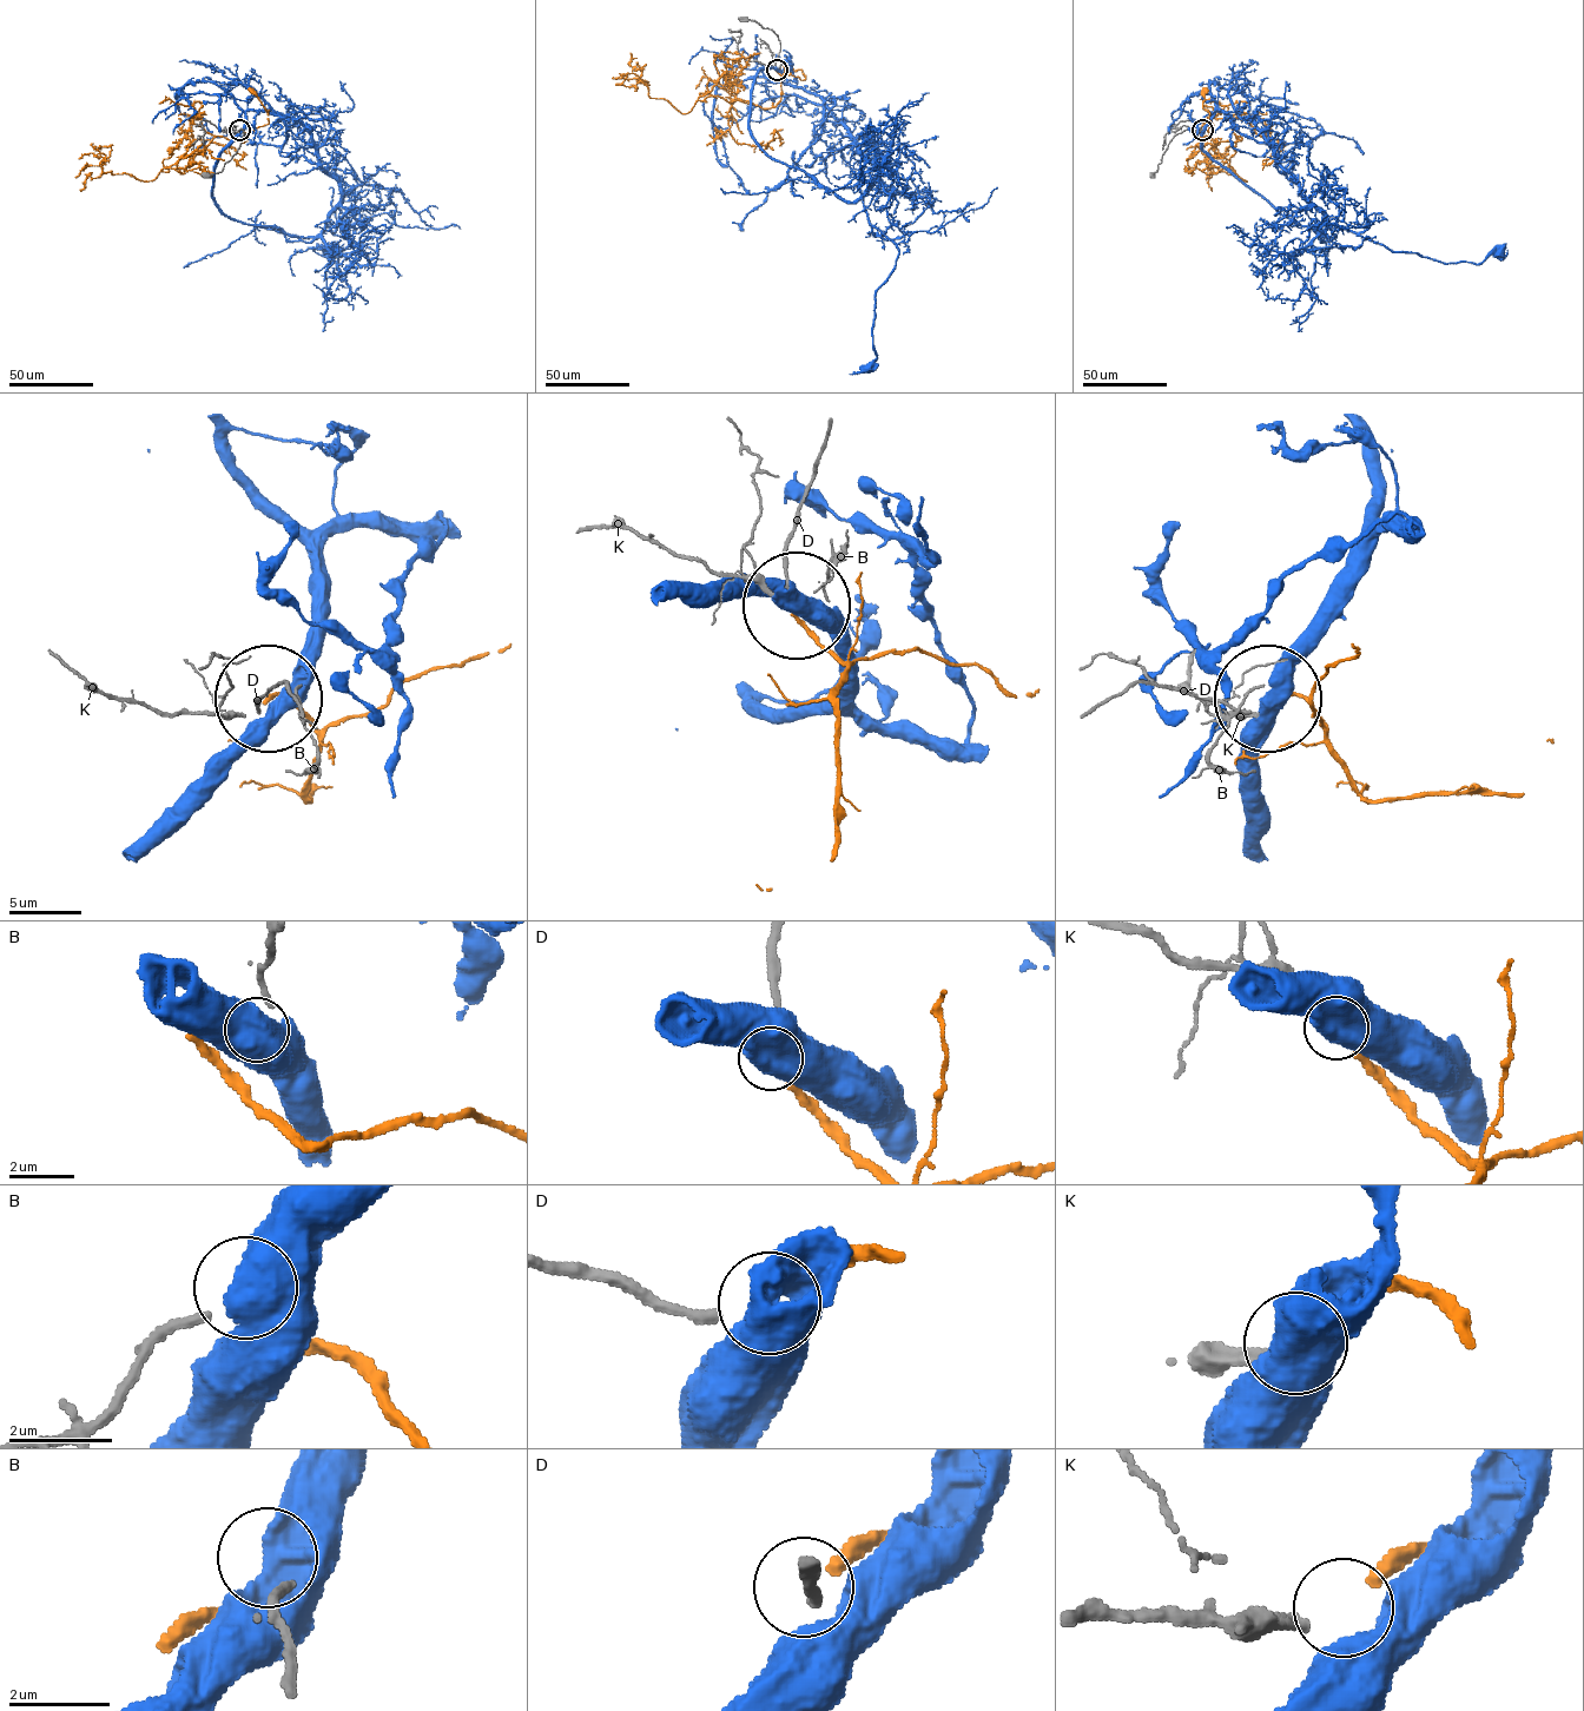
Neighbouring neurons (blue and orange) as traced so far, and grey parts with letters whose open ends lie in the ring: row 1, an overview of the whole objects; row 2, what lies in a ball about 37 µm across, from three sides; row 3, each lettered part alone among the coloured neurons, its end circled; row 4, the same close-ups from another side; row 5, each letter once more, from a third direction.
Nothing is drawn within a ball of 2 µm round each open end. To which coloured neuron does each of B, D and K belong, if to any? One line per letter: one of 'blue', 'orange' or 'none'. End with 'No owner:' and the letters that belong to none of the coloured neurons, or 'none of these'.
B: none
D: none
K: orange
No owner: B, D

